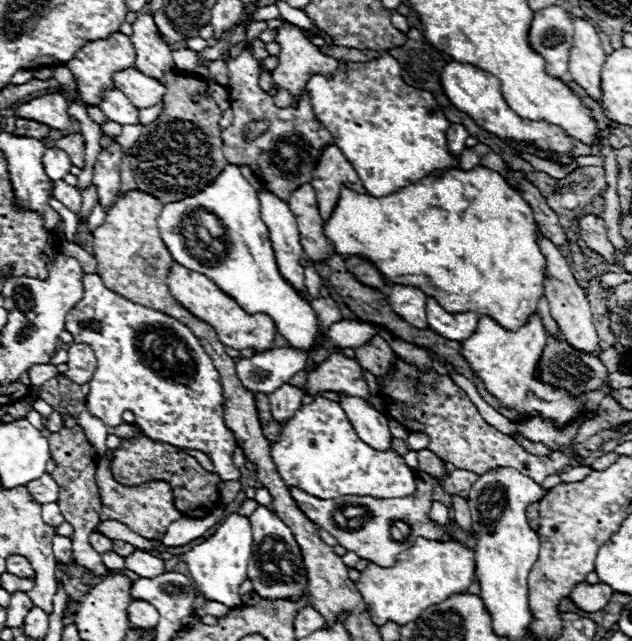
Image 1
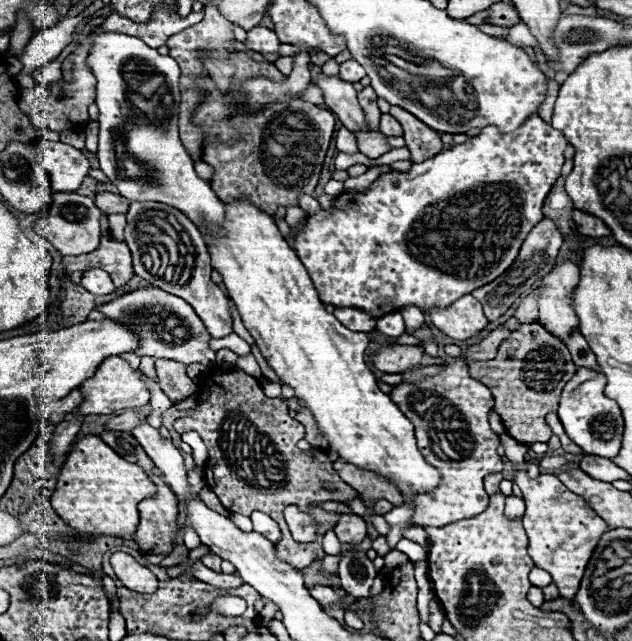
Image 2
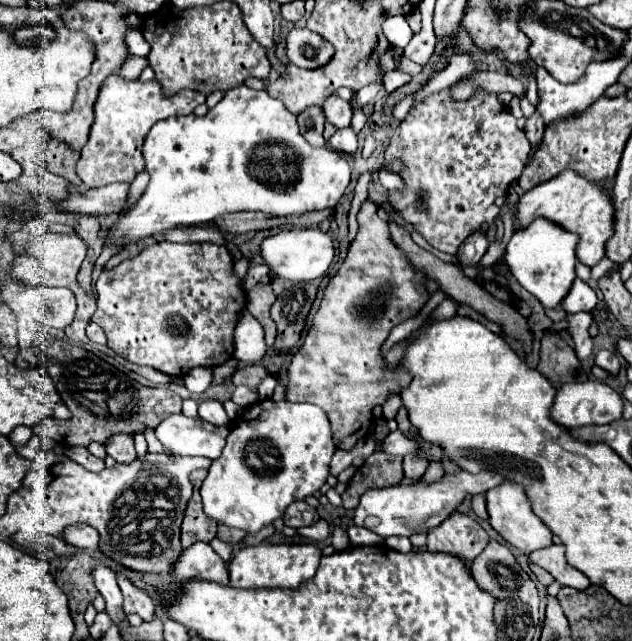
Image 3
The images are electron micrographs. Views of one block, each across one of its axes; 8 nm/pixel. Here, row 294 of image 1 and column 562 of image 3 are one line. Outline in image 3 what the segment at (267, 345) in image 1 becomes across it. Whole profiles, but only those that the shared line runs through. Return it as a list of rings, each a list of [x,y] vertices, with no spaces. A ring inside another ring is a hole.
[[[564,170],[560,176],[528,190],[516,204],[516,228],[528,228],[528,222],[536,218],[546,218],[554,224],[560,224],[564,230],[574,232],[580,236],[576,246],[576,256],[586,266],[596,266],[604,258],[604,246],[606,240],[612,236],[612,224],[614,224],[614,208],[610,194],[604,194],[604,190],[598,184],[588,182],[586,178],[578,176],[572,170]]]

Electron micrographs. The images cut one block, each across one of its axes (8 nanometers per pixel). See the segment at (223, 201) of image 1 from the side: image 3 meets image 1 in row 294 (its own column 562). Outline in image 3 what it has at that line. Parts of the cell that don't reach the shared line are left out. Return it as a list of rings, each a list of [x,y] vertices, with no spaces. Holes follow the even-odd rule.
[[[536,218],[526,230],[520,230],[520,232],[516,230],[514,236],[510,238],[506,246],[506,264],[510,266],[512,276],[532,296],[536,296],[544,308],[558,308],[576,278],[576,272],[574,272],[574,266],[578,262],[576,244],[578,244],[576,234],[566,232],[564,228],[544,218]]]

